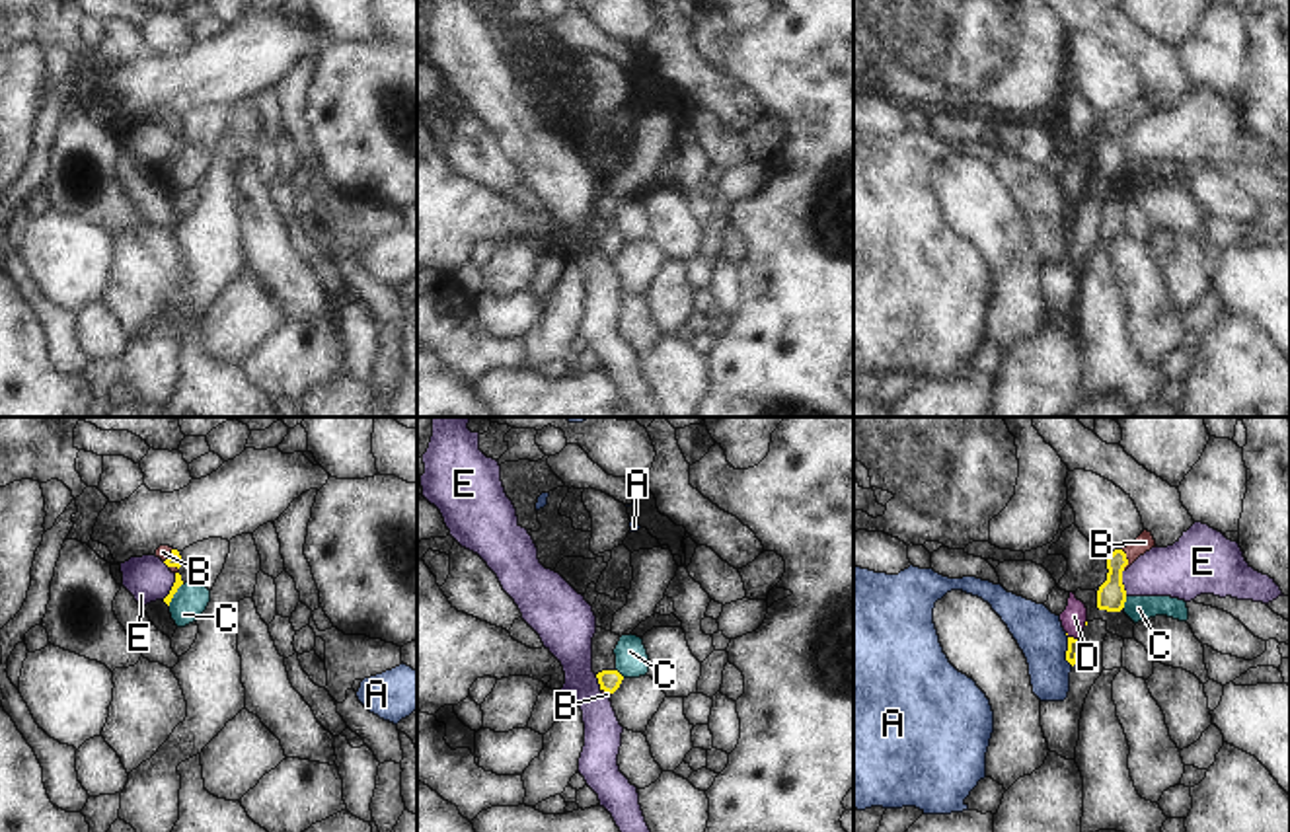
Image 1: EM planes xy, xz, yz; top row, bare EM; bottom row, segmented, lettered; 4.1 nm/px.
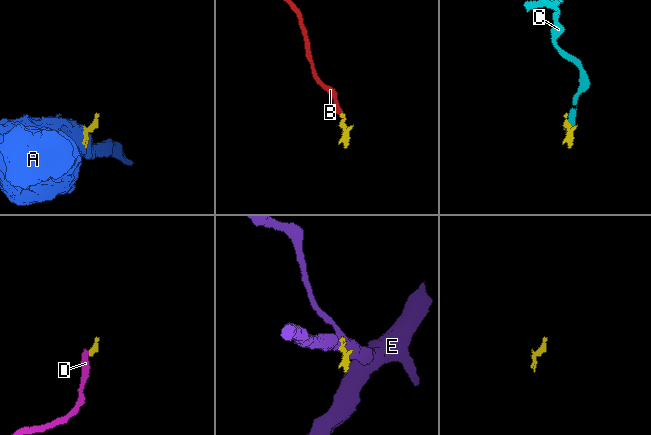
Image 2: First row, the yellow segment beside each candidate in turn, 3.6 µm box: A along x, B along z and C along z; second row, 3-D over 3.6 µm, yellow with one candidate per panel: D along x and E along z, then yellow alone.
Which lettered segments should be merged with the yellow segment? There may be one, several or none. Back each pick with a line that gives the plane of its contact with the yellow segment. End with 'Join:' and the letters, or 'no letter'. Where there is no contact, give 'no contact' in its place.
B: meets yellow in yz
Join: B

